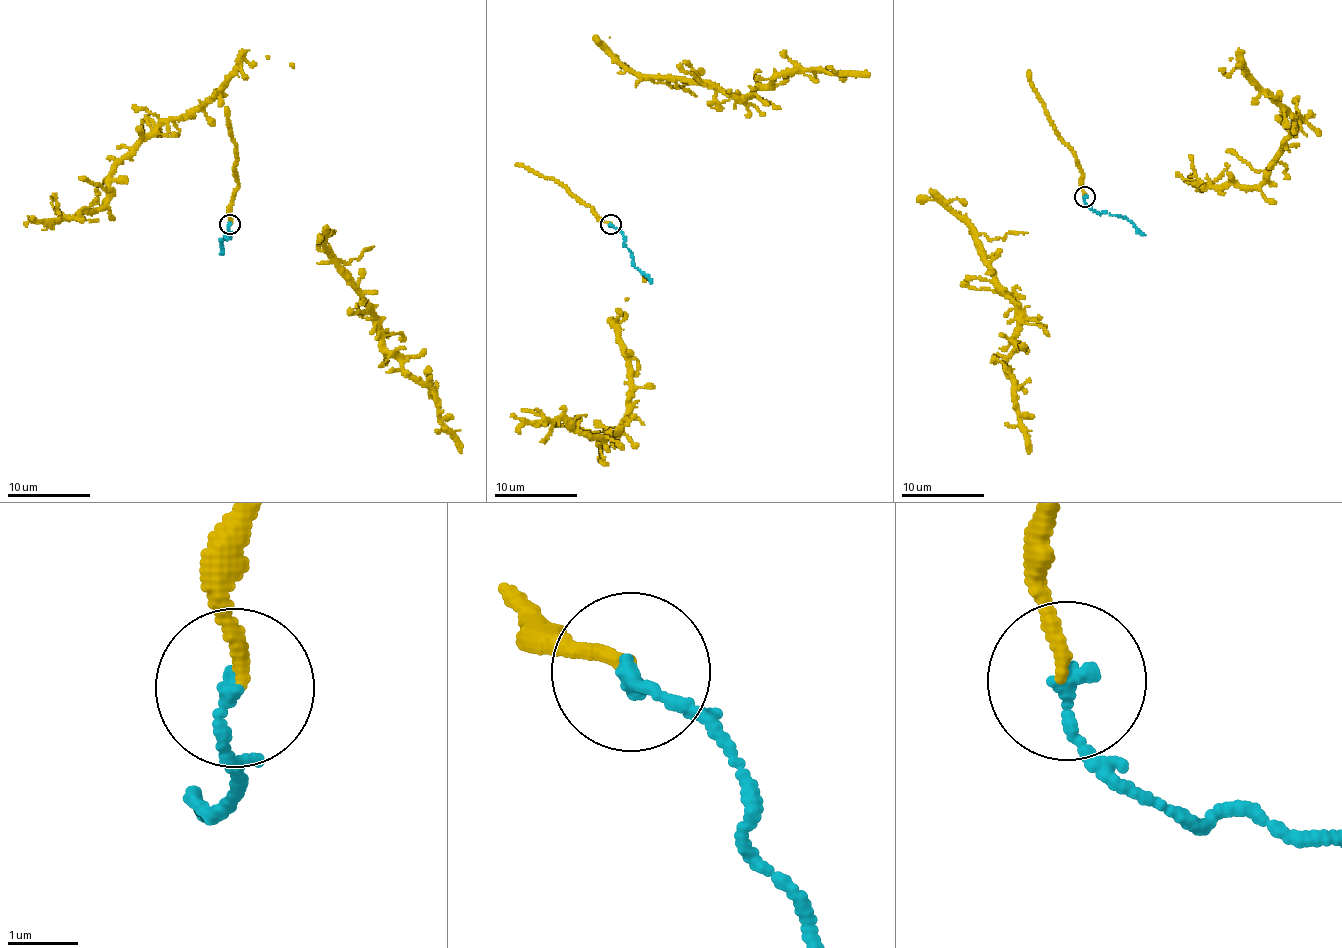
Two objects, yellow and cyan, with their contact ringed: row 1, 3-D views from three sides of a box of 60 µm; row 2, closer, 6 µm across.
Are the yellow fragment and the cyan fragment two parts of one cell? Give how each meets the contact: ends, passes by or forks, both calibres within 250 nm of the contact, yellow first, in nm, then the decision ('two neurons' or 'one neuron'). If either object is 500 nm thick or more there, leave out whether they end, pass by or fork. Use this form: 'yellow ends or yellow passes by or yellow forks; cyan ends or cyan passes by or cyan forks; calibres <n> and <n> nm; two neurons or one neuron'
yellow ends; cyan ends; calibres 190 and 220 nm; two neurons

